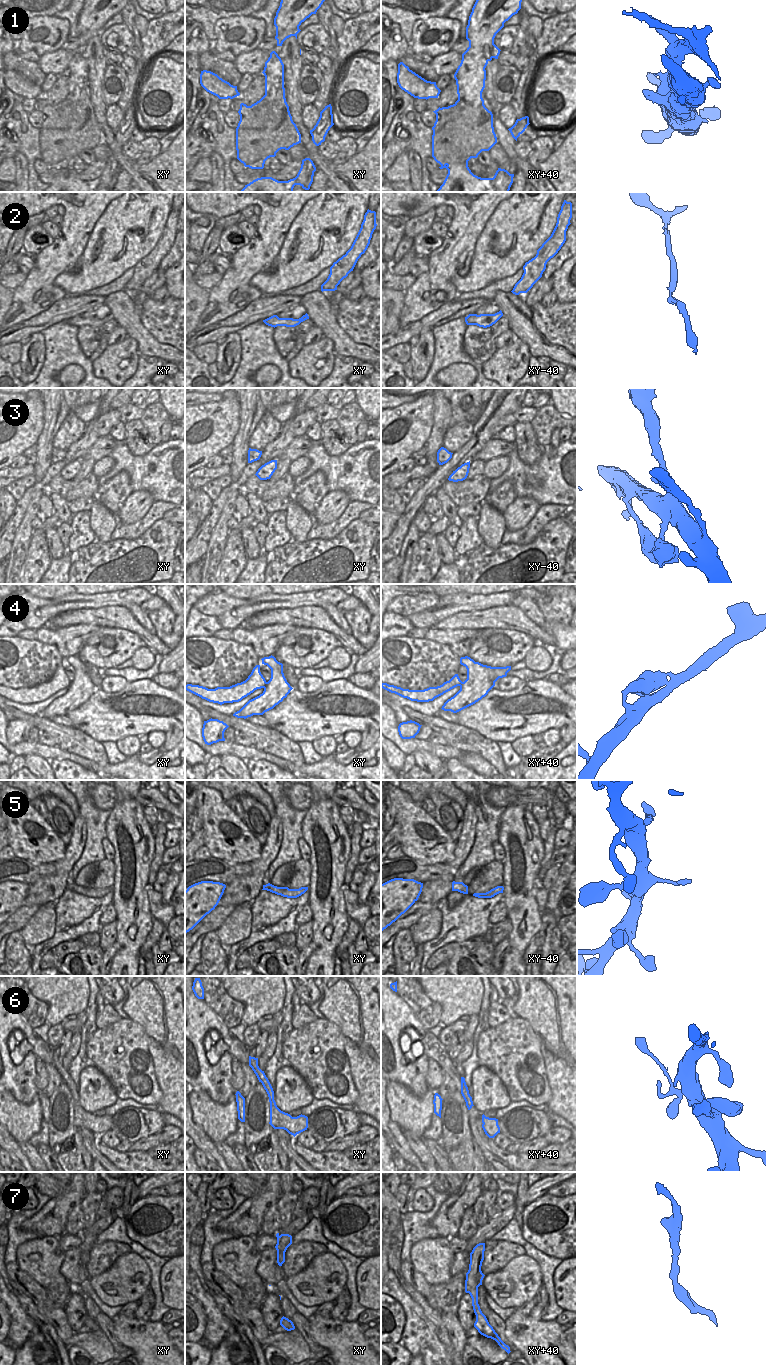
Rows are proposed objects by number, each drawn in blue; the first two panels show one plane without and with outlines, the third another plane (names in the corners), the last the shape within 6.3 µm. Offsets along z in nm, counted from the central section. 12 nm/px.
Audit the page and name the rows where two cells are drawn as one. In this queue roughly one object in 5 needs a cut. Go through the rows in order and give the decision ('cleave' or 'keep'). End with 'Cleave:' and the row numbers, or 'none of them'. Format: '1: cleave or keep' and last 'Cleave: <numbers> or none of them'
1: cleave
2: keep
3: keep
4: keep
5: keep
6: cleave
7: keep
Cleave: 1, 6

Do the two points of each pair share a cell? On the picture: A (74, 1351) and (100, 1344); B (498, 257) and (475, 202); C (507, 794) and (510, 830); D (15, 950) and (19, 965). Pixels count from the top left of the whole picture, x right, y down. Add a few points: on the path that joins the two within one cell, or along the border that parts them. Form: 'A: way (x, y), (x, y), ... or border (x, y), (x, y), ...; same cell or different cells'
A: border (68, 1347), (79, 1346), (89, 1354); different cells
B: border (498, 204), (475, 245); different cells
C: border (529, 805), (507, 805), (505, 807); different cells
D: way (16, 954), (18, 961); same cell

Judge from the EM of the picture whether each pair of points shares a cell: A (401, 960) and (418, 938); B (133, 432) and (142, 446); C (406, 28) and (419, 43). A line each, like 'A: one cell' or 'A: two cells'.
A: two cells
B: one cell
C: two cells

